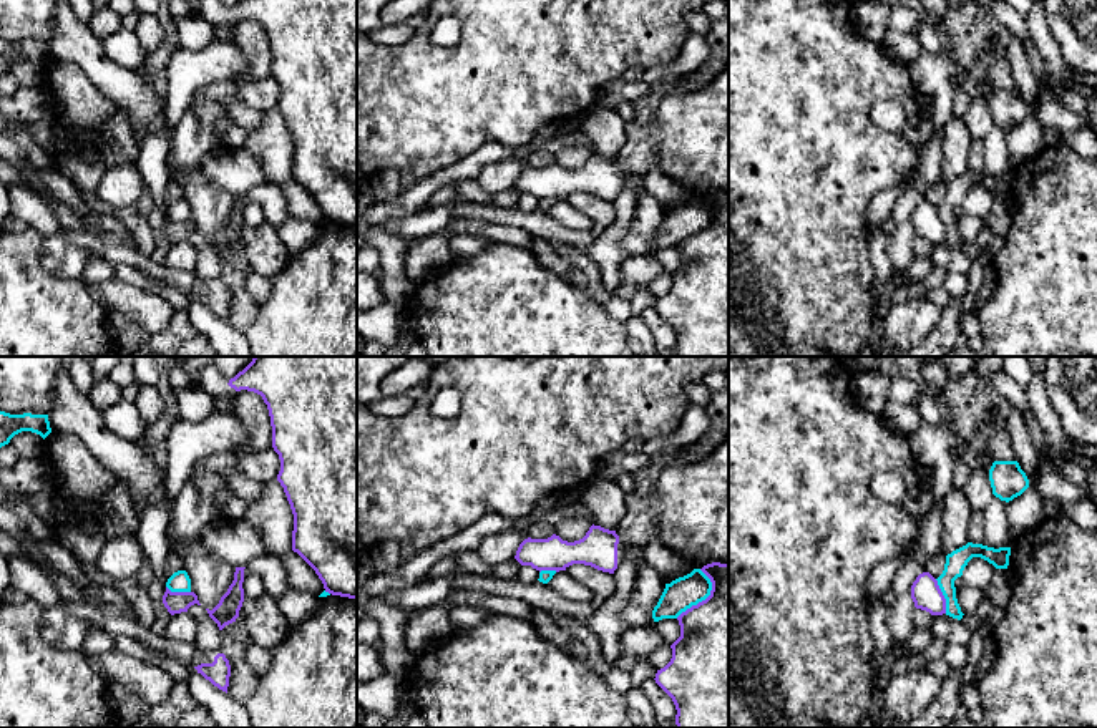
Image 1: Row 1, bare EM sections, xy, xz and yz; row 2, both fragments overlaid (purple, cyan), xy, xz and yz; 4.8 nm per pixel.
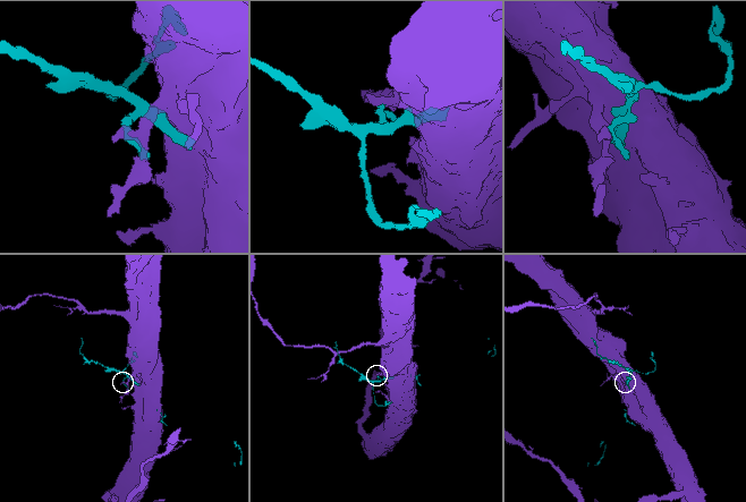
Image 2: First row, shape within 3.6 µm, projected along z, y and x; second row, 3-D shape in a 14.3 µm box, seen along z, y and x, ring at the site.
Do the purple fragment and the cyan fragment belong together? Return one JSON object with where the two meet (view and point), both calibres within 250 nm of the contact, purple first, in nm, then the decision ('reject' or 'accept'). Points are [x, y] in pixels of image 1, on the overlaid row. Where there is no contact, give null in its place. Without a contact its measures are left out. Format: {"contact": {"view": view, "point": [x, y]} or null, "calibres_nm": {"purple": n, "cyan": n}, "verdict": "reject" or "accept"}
{"contact": {"view": "xz", "point": [706, 599]}, "calibres_nm": {"purple": 480, "cyan": 160}, "verdict": "reject"}

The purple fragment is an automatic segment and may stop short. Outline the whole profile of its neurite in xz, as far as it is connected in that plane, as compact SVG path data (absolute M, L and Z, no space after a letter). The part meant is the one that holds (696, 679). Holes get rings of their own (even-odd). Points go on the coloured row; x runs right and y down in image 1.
M712 562L700 570L712 582L710 595L677 617L680 637L670 645L670 662L654 680L675 705L677 728L729 728L729 564Z

